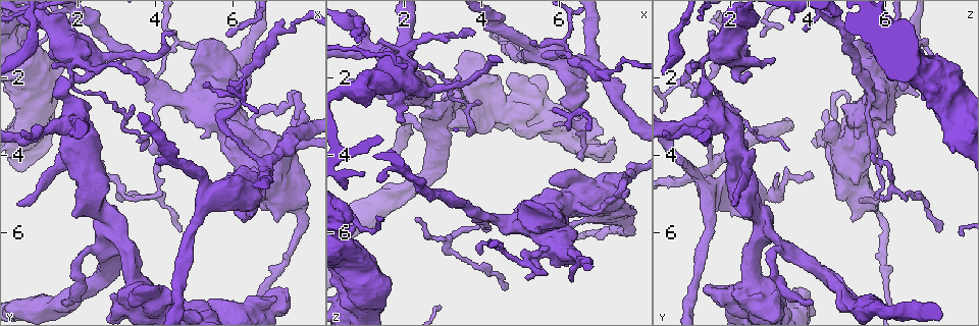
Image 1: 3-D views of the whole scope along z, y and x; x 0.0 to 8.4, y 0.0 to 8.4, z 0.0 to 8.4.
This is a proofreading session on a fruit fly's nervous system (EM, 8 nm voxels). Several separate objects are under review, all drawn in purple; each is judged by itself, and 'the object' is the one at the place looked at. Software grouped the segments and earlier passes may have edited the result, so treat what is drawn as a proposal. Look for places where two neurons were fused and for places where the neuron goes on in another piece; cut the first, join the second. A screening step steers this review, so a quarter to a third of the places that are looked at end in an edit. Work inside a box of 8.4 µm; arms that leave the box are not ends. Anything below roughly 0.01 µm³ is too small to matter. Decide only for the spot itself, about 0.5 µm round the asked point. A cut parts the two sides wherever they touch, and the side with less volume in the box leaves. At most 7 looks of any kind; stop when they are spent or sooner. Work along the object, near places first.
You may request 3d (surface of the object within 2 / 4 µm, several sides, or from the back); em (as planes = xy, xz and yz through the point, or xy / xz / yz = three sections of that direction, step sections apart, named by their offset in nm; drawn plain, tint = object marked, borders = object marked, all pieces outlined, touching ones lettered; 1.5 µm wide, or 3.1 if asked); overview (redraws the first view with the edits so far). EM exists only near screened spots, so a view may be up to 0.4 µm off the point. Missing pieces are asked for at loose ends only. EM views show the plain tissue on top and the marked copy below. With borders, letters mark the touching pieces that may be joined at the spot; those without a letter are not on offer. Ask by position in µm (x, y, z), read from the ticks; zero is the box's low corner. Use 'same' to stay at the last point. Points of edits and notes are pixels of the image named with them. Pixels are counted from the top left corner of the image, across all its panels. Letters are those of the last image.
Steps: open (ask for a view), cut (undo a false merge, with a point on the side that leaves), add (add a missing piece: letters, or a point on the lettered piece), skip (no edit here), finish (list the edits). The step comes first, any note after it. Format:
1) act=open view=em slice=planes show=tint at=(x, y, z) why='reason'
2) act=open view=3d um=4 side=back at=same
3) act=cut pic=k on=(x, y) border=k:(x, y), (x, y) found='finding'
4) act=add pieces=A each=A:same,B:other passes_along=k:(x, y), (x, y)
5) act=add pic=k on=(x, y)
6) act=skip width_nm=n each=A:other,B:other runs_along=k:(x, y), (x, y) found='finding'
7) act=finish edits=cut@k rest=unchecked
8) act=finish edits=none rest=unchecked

act=open view=em slice=planes show=borders at=(3.05, 7.60, 2.05) why='free end'

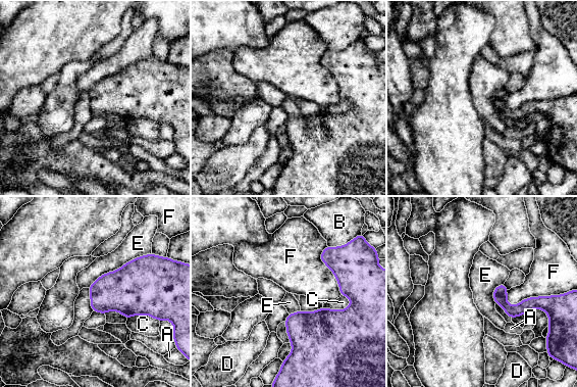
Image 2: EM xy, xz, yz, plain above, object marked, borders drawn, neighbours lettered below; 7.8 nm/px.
act=skip longest_contact=E:550nm each=A:other,B:other,C:other,D:other,E:other,F:other border=2:(149, 253), (104, 273), (89, 288) found='no lettered piece goes on from it'

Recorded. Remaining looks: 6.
act=open view=em slice=xz step=8 show=tint at=(6.65, 4.95, 3.20) why='a narrow waist'

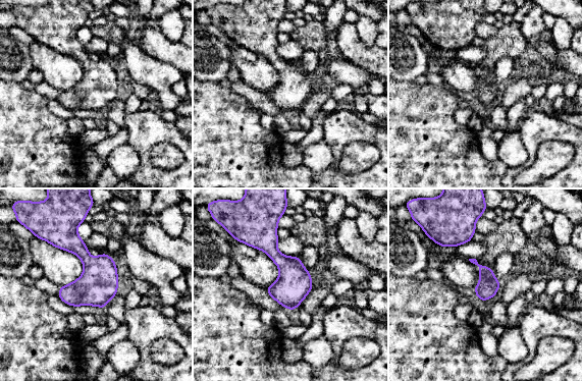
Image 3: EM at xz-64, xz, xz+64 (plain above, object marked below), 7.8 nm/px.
act=open view=em slice=xz step=8 show=borders at=same

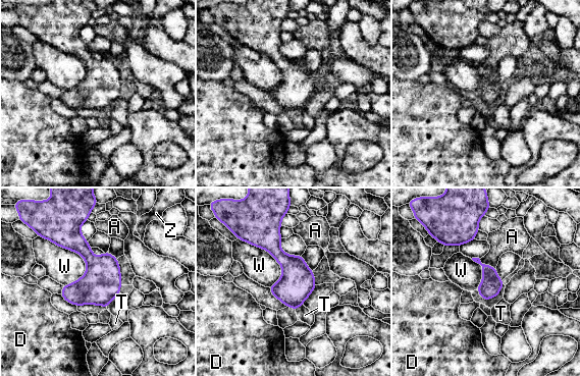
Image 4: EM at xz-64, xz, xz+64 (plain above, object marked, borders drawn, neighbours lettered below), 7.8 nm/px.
act=skip each=A:other,D:other,T:other,W:other,Z:other border=4:(46, 238), (76, 252), (86, 273) found='continuous, no second neuron'

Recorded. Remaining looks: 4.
act=open view=em slice=planes show=borders at=(3.80, 2.55, 5.75)

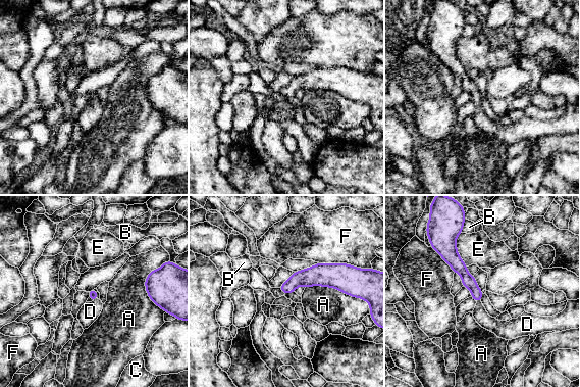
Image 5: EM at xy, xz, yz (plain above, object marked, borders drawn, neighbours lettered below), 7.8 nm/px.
act=add pieces=D each=A:other,B:other,C:other,D:same,E:other,F:other passes_along=5:(93, 294), (95, 299), (90, 311) found='it goes on there'

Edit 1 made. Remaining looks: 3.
act=finish edits=add@5 rest=unchecked

